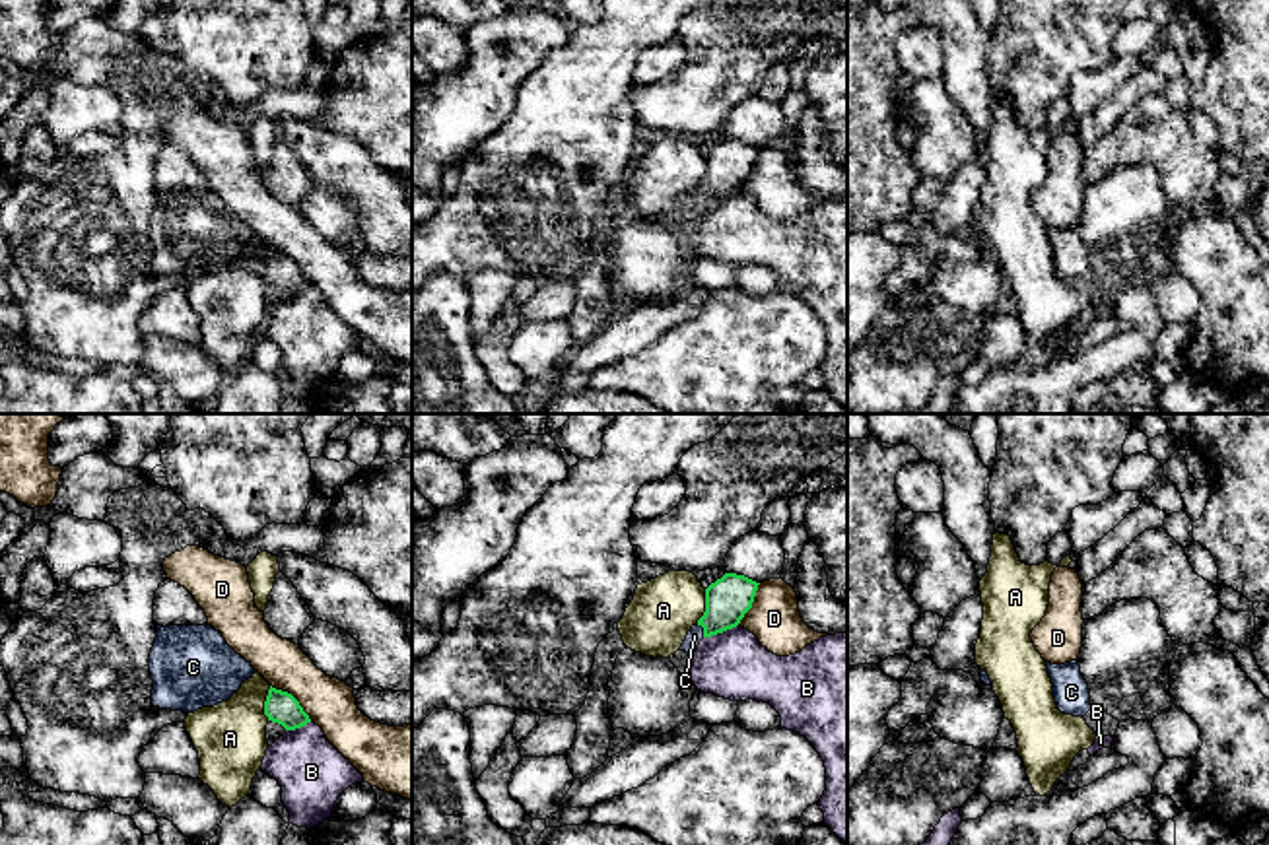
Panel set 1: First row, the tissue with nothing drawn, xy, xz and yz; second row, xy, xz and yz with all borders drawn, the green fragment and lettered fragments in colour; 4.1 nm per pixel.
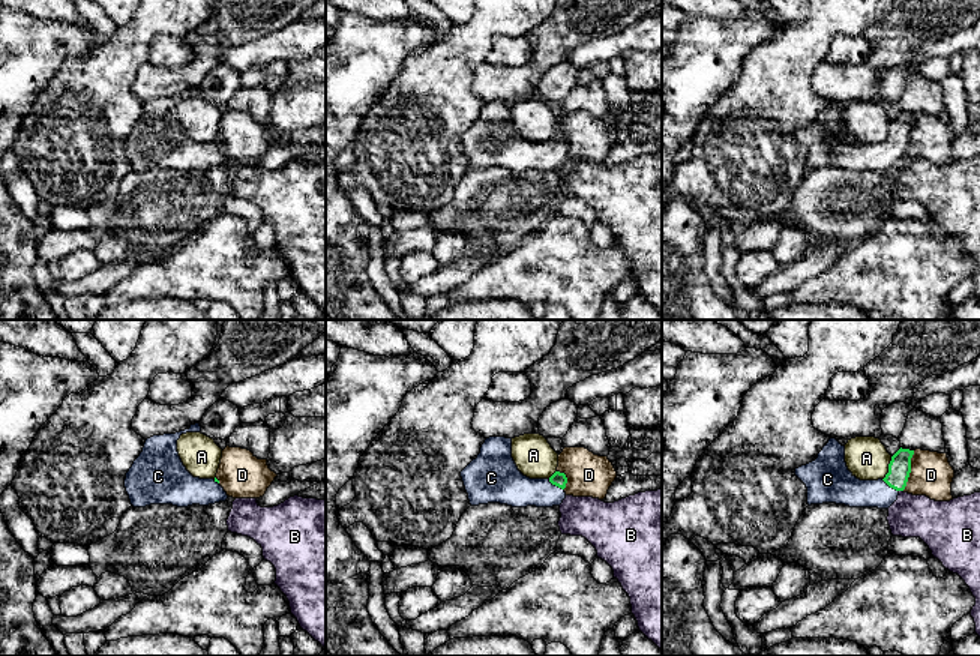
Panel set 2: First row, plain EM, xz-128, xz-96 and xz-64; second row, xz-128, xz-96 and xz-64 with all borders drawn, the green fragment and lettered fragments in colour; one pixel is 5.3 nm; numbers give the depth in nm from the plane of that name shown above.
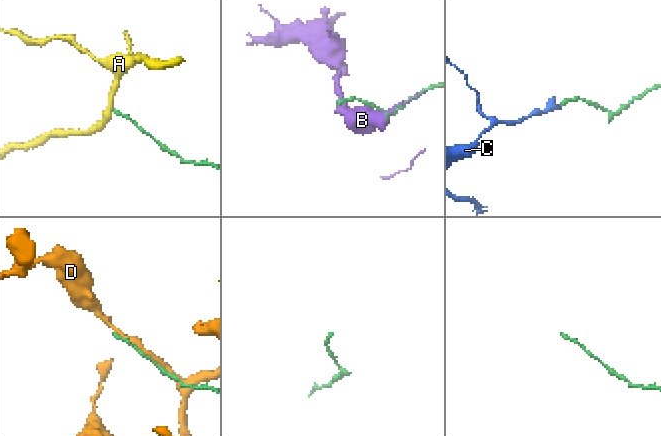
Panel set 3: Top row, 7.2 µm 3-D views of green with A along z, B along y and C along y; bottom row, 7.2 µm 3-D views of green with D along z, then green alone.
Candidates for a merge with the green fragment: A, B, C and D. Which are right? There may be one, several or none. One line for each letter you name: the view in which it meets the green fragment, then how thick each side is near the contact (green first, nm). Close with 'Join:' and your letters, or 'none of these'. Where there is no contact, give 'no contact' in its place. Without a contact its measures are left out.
C: meets green in xz; 180 nm thick on the green side, 70 nm on the other
Join: C

